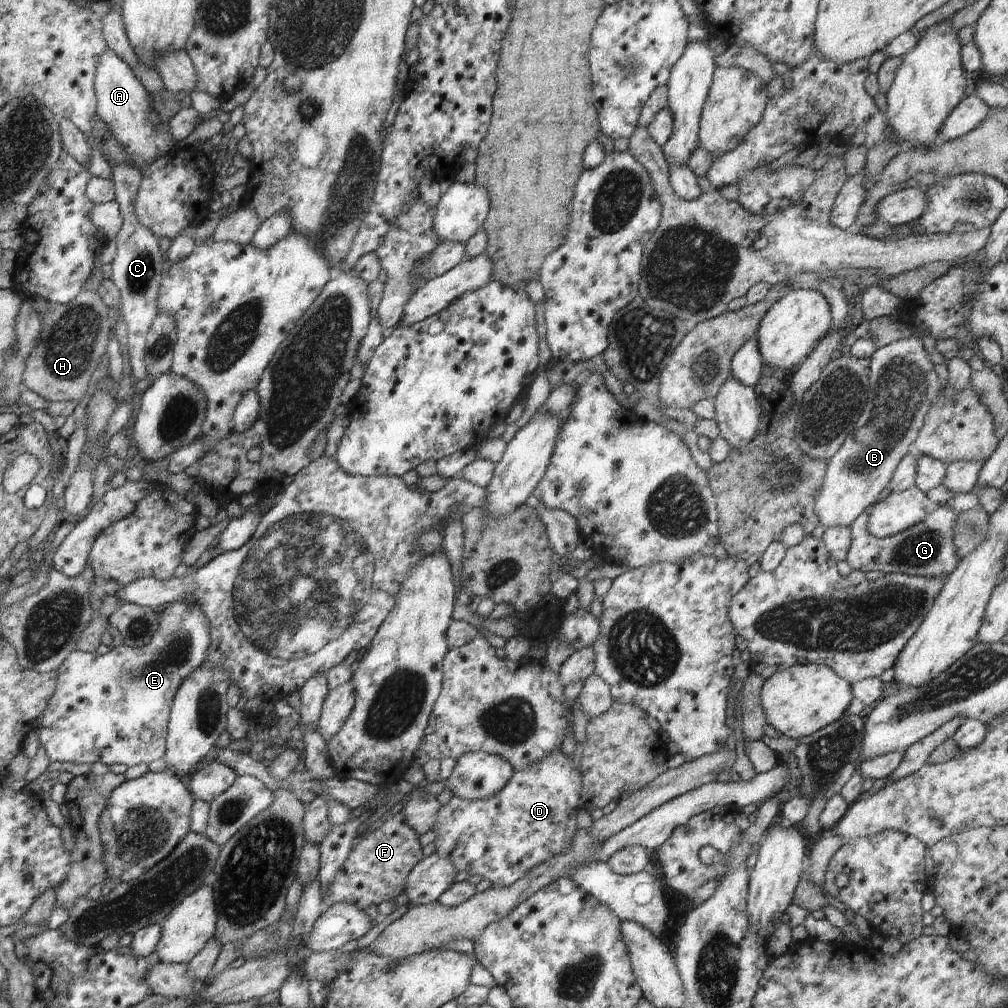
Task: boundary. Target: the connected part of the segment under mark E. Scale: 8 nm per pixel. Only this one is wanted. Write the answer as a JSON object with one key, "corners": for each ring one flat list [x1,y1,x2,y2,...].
{"corners":[[178,600,178,602,172,602,168,606,164,607,165,610,160,615,158,630,154,632,152,640,146,644,146,646,134,646,130,647,124,644,123,646,116,646,108,654,100,656,100,654,86,653,83,651,73,651,68,654,68,657,60,664,58,668,58,675,56,680,56,689,52,698,48,702,46,709,42,716,42,722,40,722,40,728,38,729,38,738,42,748,45,749,46,755,50,759,50,762,72,762,76,764,88,763,94,764,95,762,102,762,103,764,116,767,117,765,126,765,132,767,138,764,150,765,156,760,164,759,166,755,166,736,167,727,169,724,169,715,172,708,172,702,180,688,180,684,196,671,196,668,200,668,206,661,206,652,210,647,210,632,208,632,208,620,204,616,204,612,194,606,192,602,188,600]]}

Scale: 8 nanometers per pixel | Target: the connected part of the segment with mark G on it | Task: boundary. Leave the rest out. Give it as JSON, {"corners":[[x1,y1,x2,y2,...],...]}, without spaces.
{"corners":[[940,503,934,512,930,512,922,522,906,528,893,536,876,538,868,534,865,527,867,511,856,518,849,527,851,546,846,554,846,562,852,570,868,573,875,571,883,575,906,574,922,578,948,578,959,564,958,552,954,546,954,522,959,513,952,510,948,503]]}

